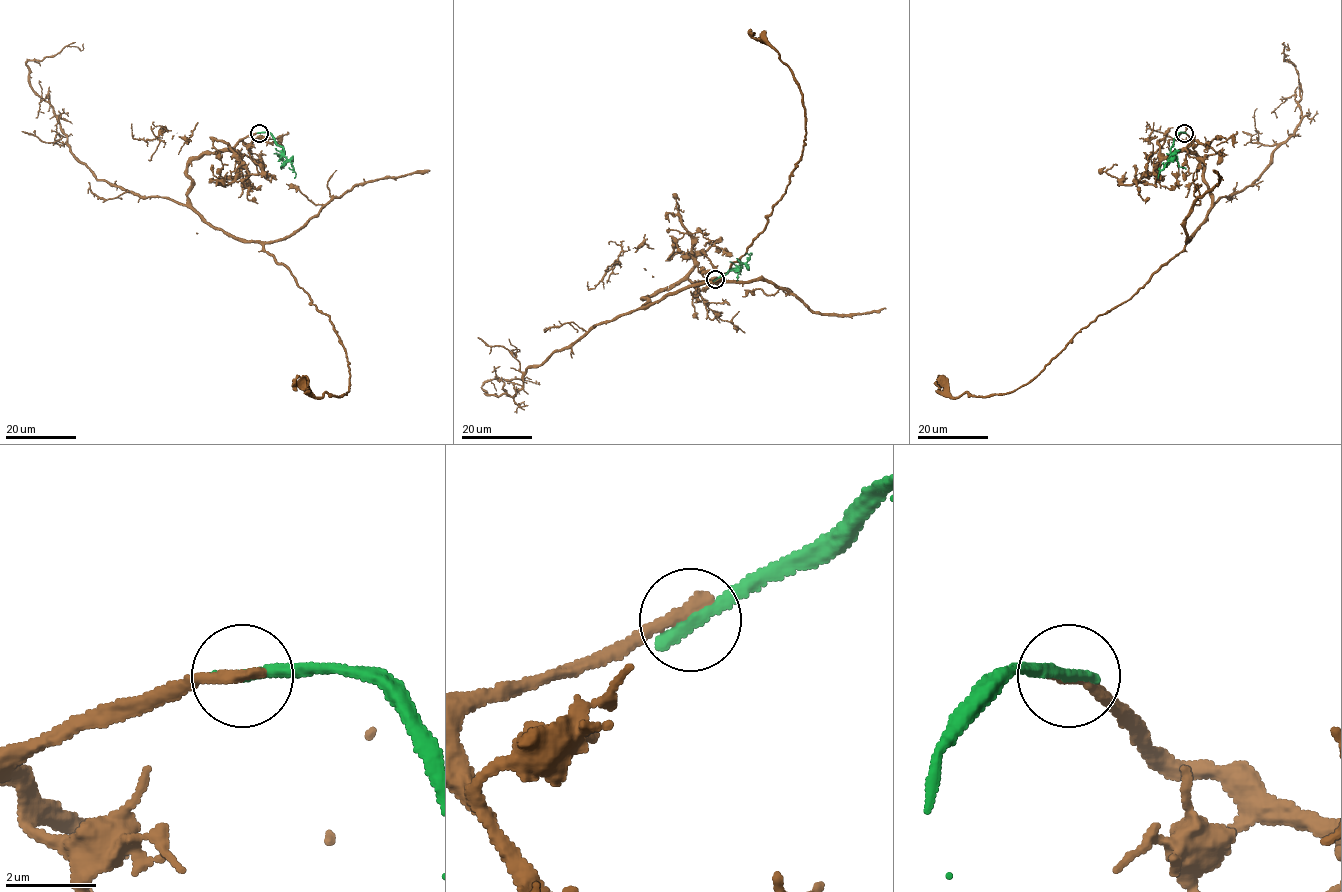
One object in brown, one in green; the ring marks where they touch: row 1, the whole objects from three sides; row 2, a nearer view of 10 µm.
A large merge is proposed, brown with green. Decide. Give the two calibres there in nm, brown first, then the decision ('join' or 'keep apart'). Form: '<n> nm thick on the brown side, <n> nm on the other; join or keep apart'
280 nm thick on the brown side, 360 nm on the other; keep apart

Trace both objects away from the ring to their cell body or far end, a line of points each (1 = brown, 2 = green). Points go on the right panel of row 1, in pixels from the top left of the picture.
1: (1184, 133), (1190, 138), (1184, 148), (1203, 163), (1211, 203), (1181, 251), (1011, 391), (953, 397), (938, 375)
2: (1184, 133), (1179, 132), (1174, 140), (1171, 156), (1157, 178)

